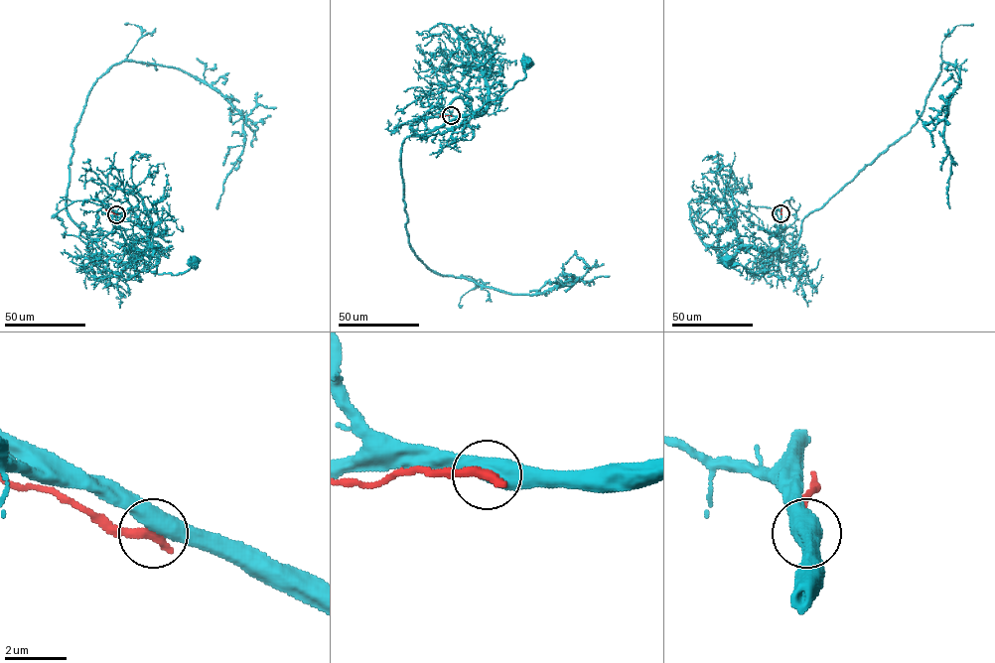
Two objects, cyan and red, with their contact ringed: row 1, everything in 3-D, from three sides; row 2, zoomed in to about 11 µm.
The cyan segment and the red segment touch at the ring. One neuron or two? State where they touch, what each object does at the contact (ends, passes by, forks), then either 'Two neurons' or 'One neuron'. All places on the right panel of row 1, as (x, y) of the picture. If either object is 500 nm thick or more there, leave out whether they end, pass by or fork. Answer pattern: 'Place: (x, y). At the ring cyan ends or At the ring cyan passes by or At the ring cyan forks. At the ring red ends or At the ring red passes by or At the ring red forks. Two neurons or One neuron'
Place: (781, 213). Two neurons

